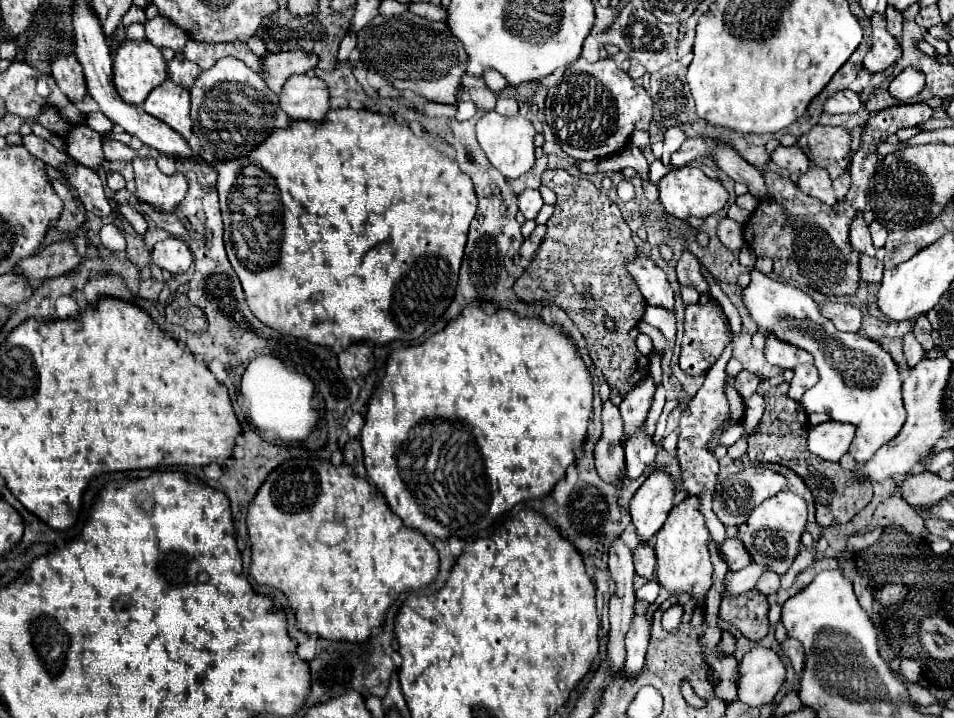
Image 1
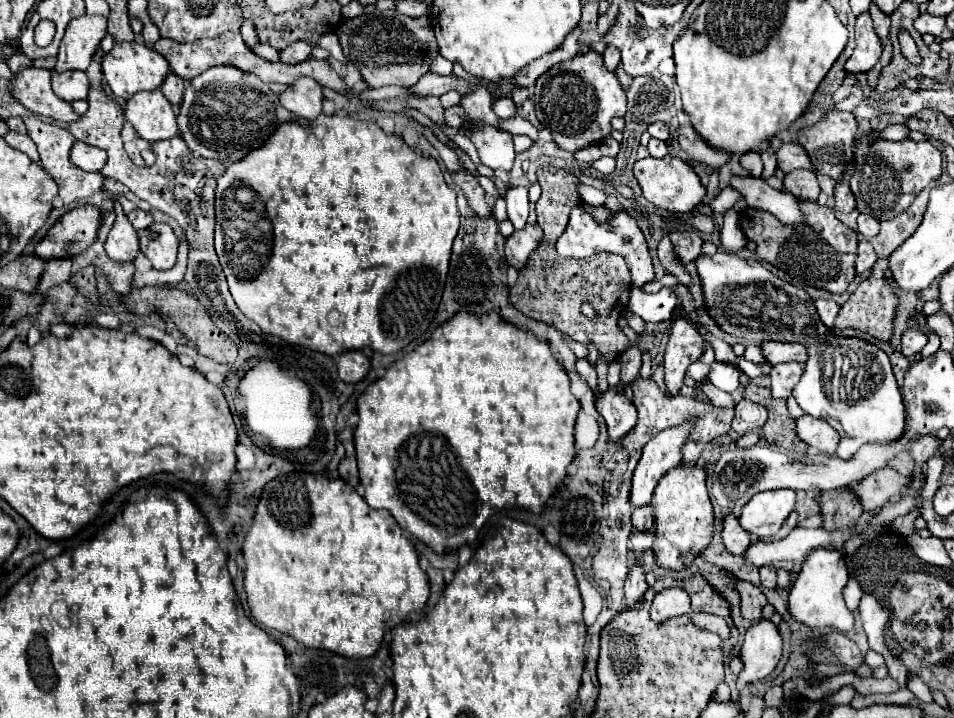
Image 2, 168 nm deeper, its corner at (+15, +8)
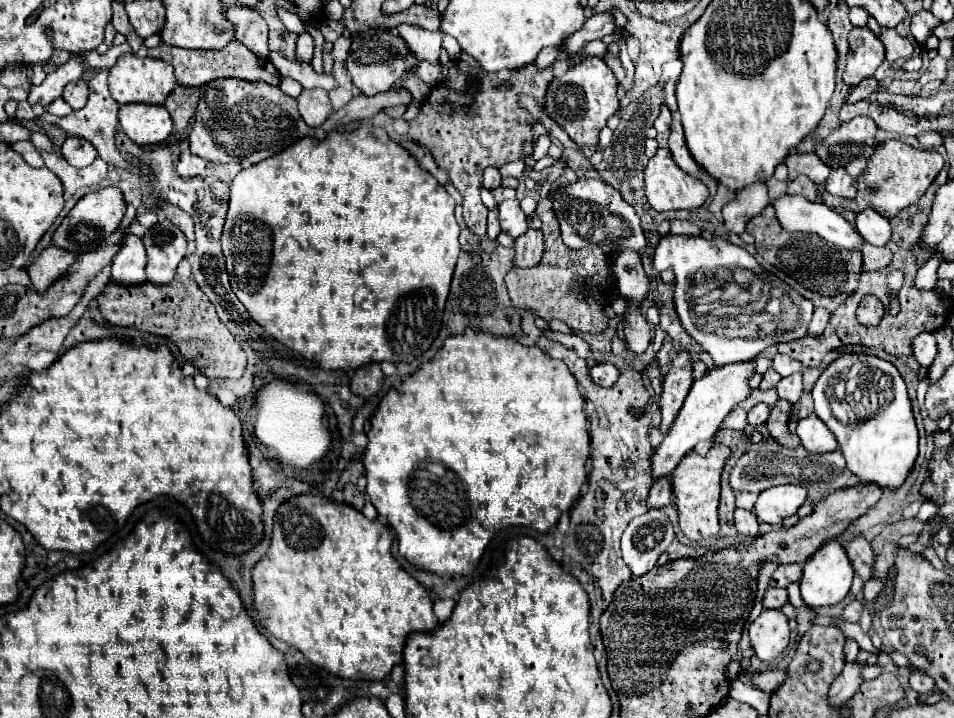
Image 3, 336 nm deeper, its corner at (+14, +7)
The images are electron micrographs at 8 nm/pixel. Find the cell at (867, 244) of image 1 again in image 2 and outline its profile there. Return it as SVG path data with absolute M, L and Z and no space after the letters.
M842 180L842 182L838 182L836 184L836 188L834 188L834 198L836 198L836 208L840 210L840 212L852 212L854 210L854 206L856 206L856 202L854 202L854 194L852 194L852 190L850 190L850 186L848 186L848 180Z

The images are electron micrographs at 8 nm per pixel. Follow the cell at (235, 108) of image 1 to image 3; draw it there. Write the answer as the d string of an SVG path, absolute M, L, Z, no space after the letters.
M219 79L201 85L199 107L193 117L189 147L191 153L209 159L213 163L237 161L243 167L255 165L281 149L289 147L301 137L325 137L325 127L309 127L297 113L297 101L287 97L279 87L265 81L245 81L245 79Z

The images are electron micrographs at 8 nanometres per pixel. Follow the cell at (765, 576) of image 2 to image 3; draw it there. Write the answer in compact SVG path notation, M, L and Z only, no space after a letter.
M795 563L793 565L779 565L775 569L775 573L771 575L769 585L771 587L787 587L789 583L799 581L801 579L801 573L803 573L801 565L795 565Z

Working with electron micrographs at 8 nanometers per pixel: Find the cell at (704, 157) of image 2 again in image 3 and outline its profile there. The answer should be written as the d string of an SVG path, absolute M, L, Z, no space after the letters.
M679 117L673 119L671 123L671 135L669 135L669 149L671 149L671 155L675 159L675 163L685 171L685 173L697 173L697 171L703 171L703 167L693 159L687 143L685 143L685 133L683 133L683 127L681 127L681 121Z

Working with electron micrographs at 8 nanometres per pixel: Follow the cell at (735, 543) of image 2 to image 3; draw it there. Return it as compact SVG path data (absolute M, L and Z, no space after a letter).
M735 509L735 529L737 529L737 533L741 533L745 537L755 537L759 531L757 517L751 511Z

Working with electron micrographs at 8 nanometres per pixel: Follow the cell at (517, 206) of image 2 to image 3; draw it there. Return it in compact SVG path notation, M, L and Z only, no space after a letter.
M519 199L503 201L499 205L499 219L501 219L501 229L511 237L519 237L529 229L527 227L527 215L523 213Z

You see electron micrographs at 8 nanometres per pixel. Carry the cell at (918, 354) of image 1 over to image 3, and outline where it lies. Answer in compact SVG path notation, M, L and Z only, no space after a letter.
M925 331L913 339L913 355L923 367L929 367L933 363L935 353L937 353L937 343L933 339L933 333Z

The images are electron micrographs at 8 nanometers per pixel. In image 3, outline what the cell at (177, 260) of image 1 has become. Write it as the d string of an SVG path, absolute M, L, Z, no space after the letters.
M161 219L145 233L143 243L147 249L147 279L151 283L173 281L175 269L187 253L185 235L169 219Z

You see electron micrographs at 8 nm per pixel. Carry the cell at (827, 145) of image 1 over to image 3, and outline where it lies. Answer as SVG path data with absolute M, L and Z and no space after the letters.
M855 117L841 123L831 131L819 145L815 145L815 155L829 169L847 169L849 175L859 177L867 165L869 155L875 149L877 125L869 117Z

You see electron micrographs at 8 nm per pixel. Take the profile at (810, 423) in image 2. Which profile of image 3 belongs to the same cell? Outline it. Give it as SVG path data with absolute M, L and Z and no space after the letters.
M815 413L805 419L799 419L795 433L799 435L801 445L809 453L827 453L839 449L835 435L823 425L823 421Z

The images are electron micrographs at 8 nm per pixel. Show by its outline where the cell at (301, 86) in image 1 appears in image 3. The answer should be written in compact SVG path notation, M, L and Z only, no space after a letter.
M315 87L315 89L303 89L303 93L297 97L299 113L305 119L309 127L319 127L331 113L333 107L329 103L327 91Z

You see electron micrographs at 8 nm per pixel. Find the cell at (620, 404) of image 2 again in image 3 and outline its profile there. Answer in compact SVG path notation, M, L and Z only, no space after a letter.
M599 363L591 369L591 379L599 387L613 387L619 377L619 369L613 363Z

